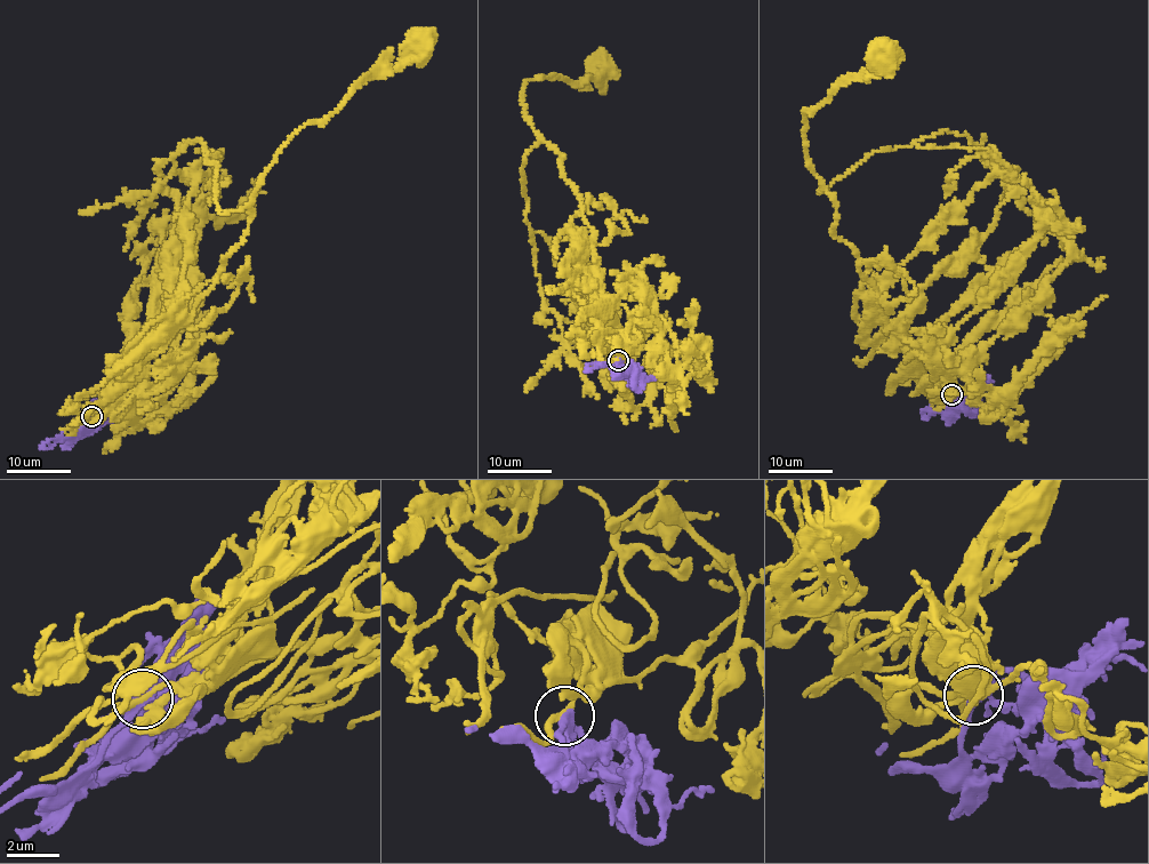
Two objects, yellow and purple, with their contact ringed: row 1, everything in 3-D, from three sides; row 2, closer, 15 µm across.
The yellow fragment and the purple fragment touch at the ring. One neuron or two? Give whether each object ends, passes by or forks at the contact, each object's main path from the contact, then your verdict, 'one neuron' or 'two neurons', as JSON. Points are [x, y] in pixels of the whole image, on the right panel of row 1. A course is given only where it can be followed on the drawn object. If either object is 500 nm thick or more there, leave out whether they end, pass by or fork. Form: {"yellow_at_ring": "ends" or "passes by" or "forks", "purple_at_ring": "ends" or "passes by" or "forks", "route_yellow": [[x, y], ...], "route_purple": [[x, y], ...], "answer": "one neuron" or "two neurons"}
{"yellow_at_ring": "passes by", "purple_at_ring": "forks", "route_yellow": [[951, 396], [886, 332], [806, 158], [804, 110], [882, 73], [881, 48]], "route_purple": [[951, 396], [948, 409], [924, 416], [923, 410], [930, 406]], "answer": "one neuron"}

